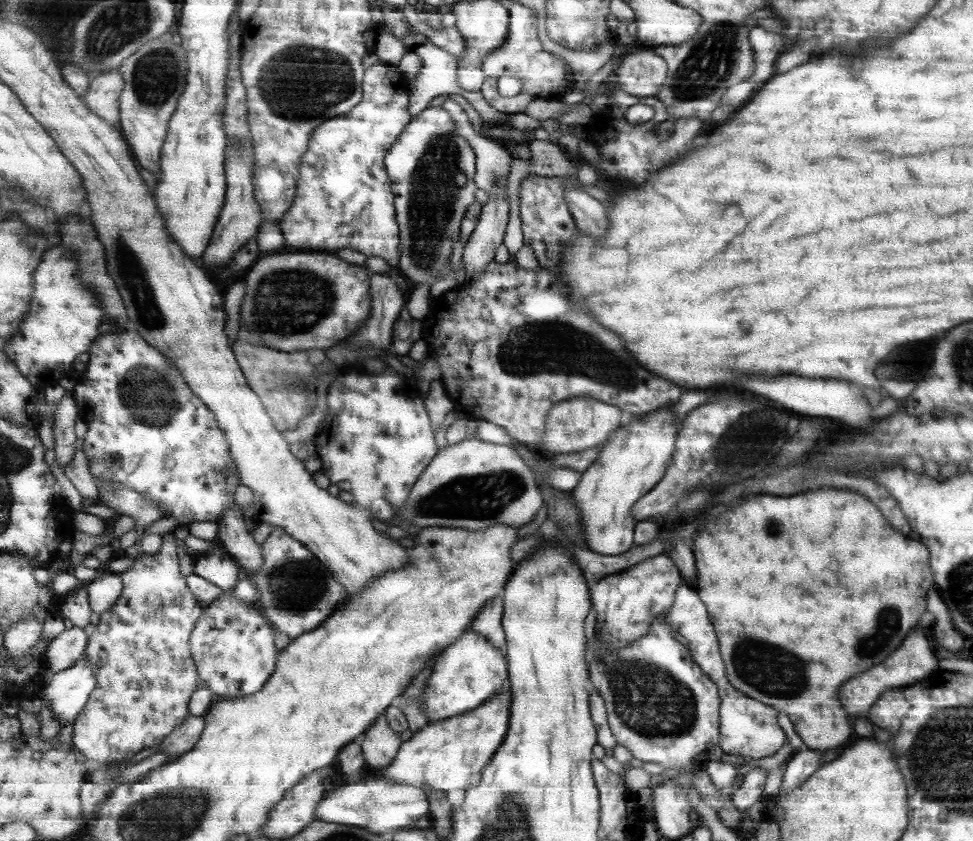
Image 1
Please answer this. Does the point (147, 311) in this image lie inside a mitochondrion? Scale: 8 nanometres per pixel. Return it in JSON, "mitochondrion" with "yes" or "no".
{"mitochondrion":"yes"}

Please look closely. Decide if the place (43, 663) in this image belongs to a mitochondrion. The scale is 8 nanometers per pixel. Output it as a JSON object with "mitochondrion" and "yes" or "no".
{"mitochondrion":"no"}

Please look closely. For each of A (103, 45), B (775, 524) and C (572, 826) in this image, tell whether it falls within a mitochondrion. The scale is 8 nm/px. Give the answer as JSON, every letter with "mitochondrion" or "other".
{"A":"mitochondrion","B":"mitochondrion","C":"other"}

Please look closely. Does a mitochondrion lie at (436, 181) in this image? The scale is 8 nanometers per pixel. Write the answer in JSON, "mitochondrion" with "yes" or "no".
{"mitochondrion":"yes"}

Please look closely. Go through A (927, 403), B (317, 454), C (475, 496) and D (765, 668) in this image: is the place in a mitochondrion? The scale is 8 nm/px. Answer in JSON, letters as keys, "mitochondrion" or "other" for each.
{"A":"other","B":"other","C":"mitochondrion","D":"mitochondrion"}

